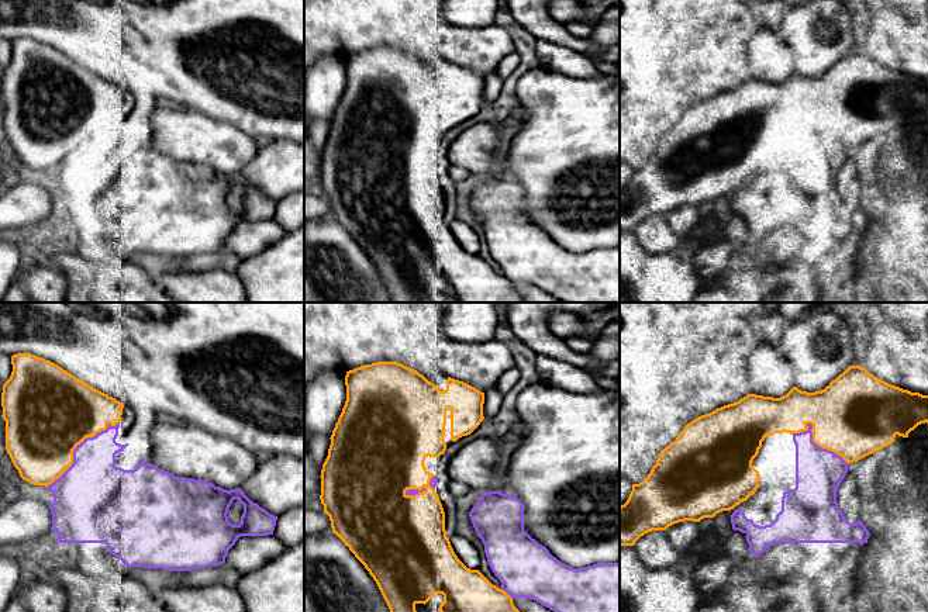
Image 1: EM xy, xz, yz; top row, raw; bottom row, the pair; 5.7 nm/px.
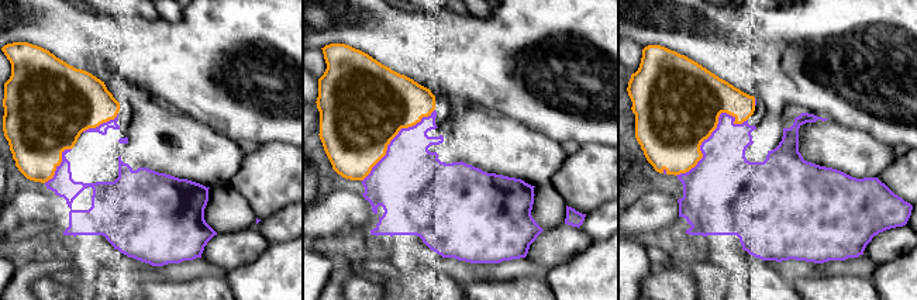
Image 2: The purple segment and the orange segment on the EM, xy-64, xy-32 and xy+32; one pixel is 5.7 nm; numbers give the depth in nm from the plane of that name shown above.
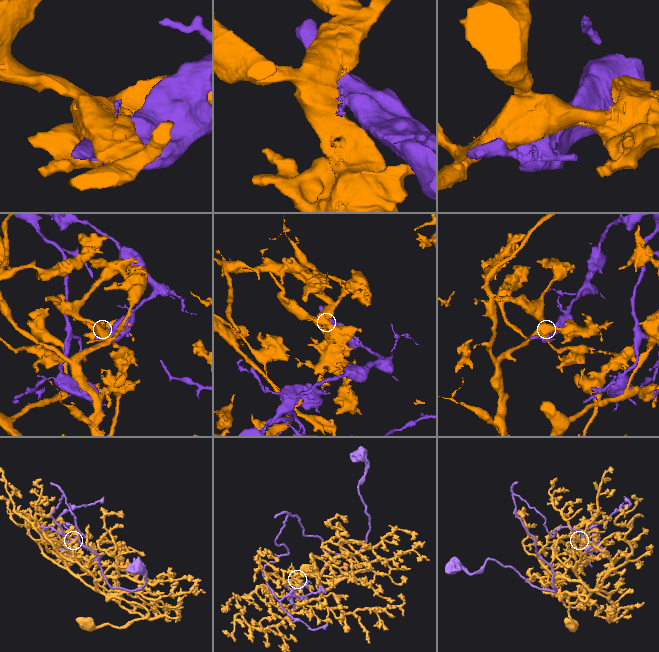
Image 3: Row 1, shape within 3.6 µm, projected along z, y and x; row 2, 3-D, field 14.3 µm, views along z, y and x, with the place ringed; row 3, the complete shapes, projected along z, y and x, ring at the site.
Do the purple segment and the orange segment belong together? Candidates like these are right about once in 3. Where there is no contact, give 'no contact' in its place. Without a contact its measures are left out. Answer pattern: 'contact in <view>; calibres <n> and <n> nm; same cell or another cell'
contact in xy; calibres 360 and 500 nm; another cell

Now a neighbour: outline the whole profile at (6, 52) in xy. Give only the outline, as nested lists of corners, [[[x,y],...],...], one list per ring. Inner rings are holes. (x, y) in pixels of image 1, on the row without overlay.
[[[0,37],[0,68],[6,68],[13,56],[11,41]]]

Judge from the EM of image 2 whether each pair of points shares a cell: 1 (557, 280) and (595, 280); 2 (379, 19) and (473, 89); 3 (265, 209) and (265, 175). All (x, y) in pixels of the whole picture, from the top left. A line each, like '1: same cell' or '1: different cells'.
1: same cell
2: same cell
3: same cell

